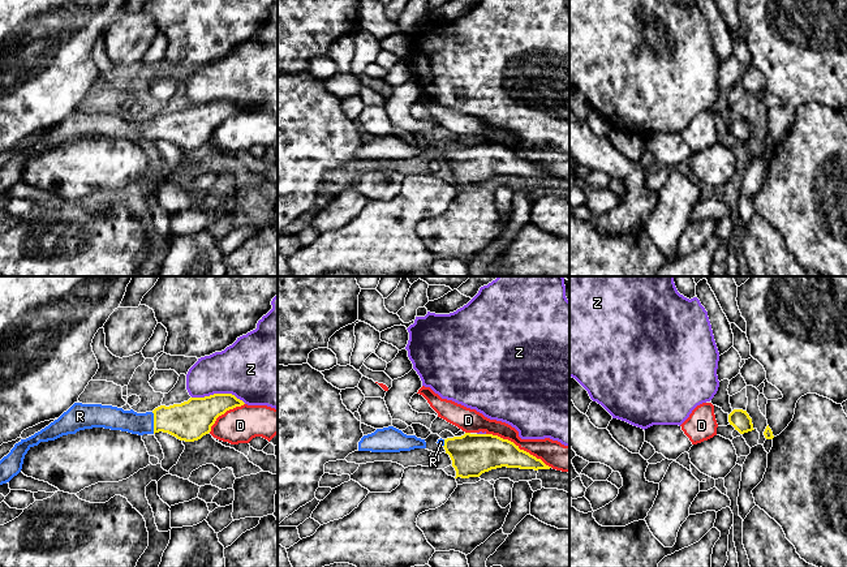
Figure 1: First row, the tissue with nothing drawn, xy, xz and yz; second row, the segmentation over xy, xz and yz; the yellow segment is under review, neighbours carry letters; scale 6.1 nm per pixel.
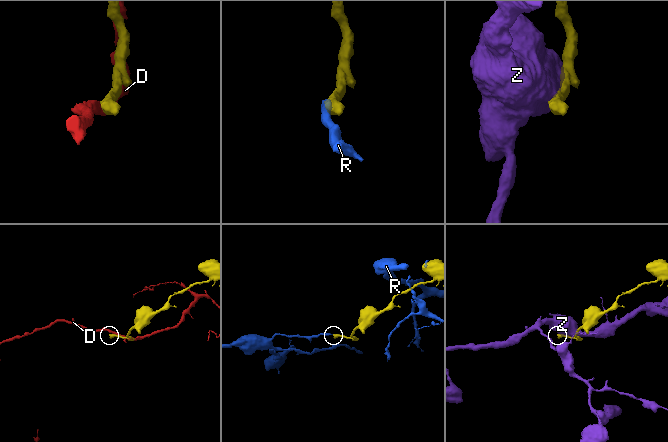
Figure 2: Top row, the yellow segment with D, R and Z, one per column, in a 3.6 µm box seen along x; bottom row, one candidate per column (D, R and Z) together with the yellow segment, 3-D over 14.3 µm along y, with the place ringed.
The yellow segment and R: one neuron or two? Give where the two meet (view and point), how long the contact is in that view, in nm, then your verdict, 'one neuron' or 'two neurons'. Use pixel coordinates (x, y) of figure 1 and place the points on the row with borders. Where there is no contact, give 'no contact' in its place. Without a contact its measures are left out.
xy (154, 422) | 140 nm | one neuron

